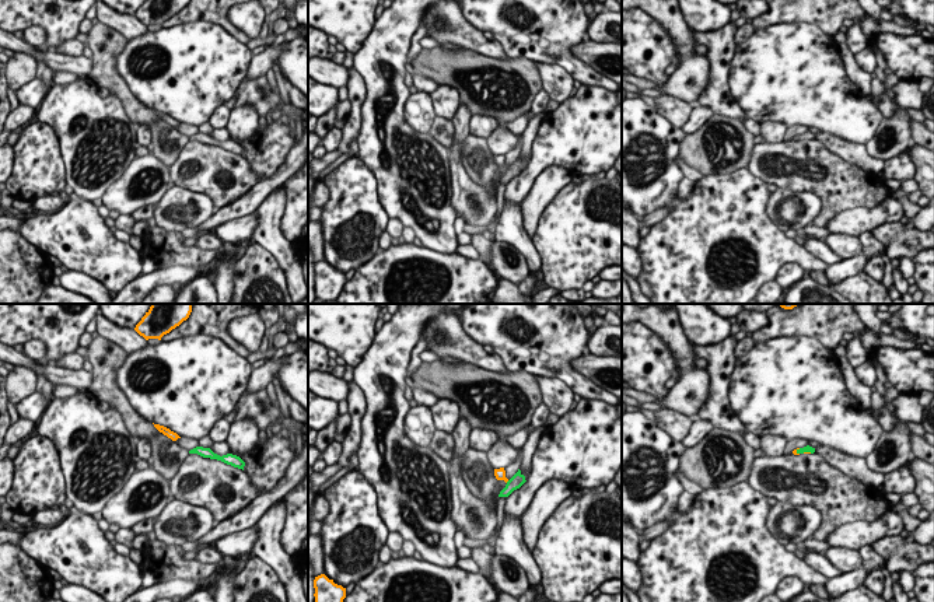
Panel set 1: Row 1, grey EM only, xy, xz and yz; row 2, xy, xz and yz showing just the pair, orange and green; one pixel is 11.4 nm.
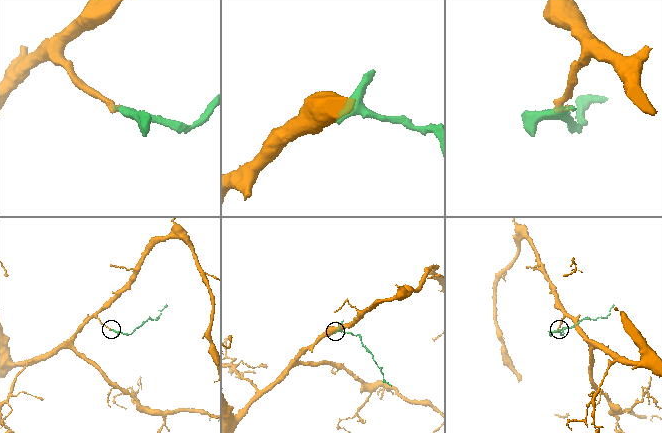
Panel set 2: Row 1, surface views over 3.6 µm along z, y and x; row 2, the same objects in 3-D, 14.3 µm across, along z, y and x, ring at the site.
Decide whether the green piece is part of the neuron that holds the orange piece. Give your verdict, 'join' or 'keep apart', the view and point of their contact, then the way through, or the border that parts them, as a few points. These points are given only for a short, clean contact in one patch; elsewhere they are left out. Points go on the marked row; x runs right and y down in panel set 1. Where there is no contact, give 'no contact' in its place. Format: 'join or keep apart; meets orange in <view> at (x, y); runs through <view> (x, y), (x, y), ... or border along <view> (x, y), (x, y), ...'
join; meets orange in yz at (796, 451); runs through yz (794, 451), (796, 451), (807, 448)

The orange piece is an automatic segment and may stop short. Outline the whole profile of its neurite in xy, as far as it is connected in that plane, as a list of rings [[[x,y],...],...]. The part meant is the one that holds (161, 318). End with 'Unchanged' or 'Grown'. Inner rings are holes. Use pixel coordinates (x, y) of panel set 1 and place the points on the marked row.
[[[151,304],[134,330],[146,340],[158,339],[186,321],[193,304]]]. Unchanged

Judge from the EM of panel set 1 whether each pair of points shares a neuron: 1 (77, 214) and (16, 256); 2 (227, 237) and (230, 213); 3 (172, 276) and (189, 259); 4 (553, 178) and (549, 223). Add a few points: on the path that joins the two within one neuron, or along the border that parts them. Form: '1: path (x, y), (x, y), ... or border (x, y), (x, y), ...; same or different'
1: border (18, 231), (46, 255); different
2: border (252, 212), (227, 220), (214, 228); different
3: border (167, 266), (193, 266), (196, 269); different
4: border (570, 181), (546, 206), (535, 231); different

